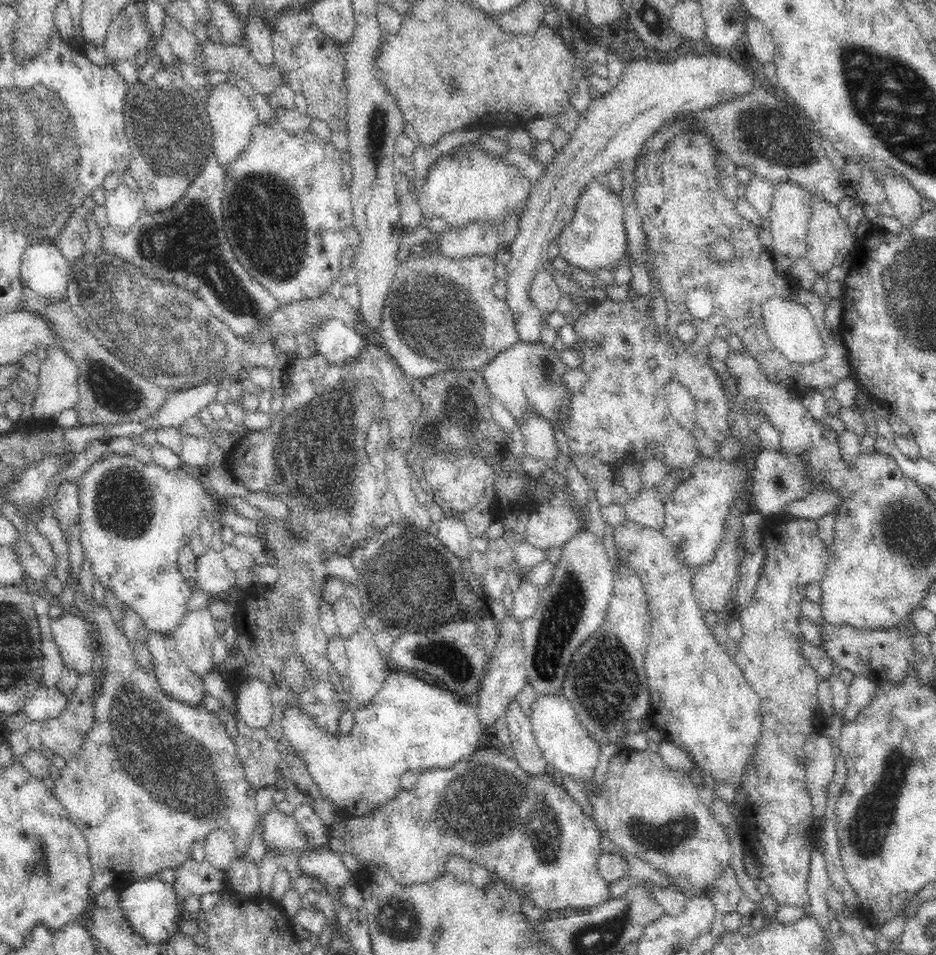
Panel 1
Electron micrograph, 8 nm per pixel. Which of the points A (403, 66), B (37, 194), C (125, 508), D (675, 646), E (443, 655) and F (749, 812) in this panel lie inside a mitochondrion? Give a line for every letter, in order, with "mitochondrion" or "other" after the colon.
A: other
B: mitochondrion
C: mitochondrion
D: other
E: mitochondrion
F: other

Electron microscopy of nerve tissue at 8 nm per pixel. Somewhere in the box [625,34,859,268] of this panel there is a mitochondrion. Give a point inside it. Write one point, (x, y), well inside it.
(764, 131)

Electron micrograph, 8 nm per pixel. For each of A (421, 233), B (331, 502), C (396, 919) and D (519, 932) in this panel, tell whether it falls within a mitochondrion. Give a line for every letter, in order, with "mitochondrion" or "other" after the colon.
A: other
B: mitochondrion
C: mitochondrion
D: other

